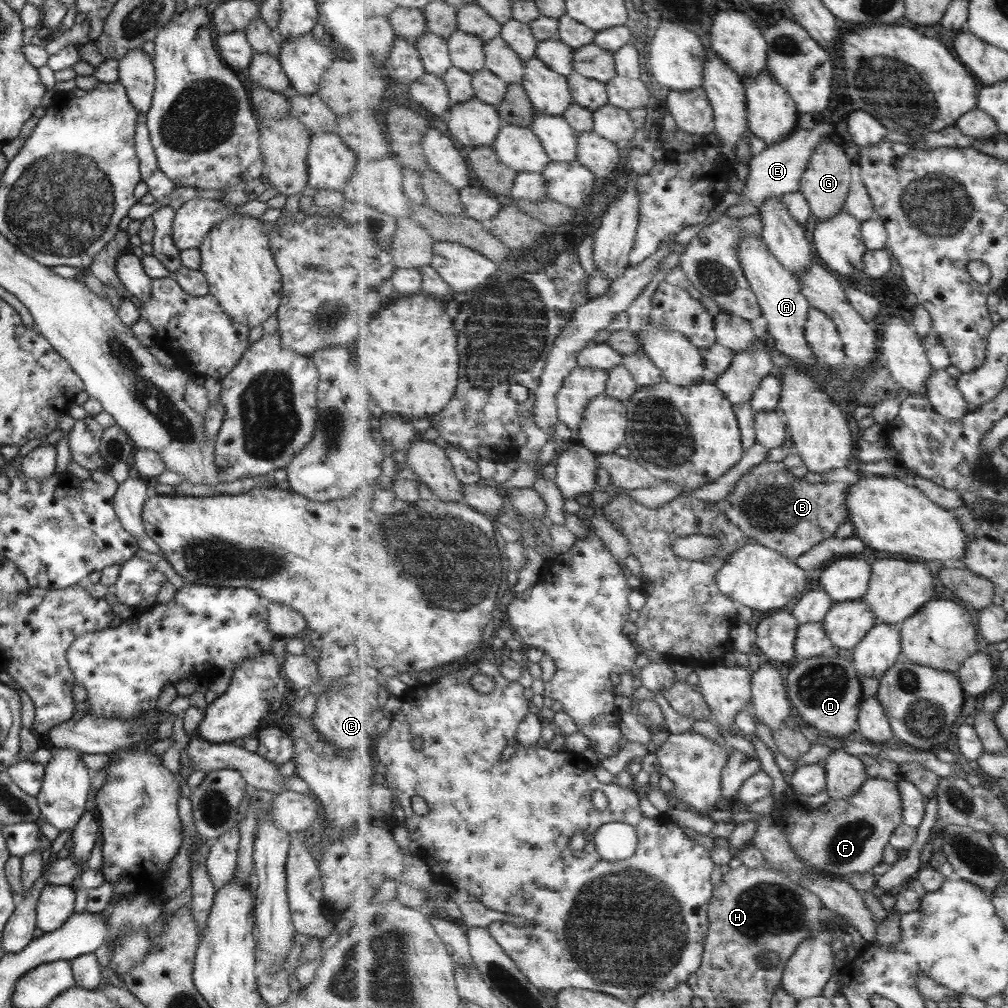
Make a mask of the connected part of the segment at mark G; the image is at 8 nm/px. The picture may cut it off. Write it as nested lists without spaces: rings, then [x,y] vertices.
[[[825,136],[823,142],[813,151],[807,170],[800,182],[800,191],[809,201],[812,214],[821,221],[832,219],[844,210],[844,204],[849,196],[852,160],[847,158],[843,147]]]

